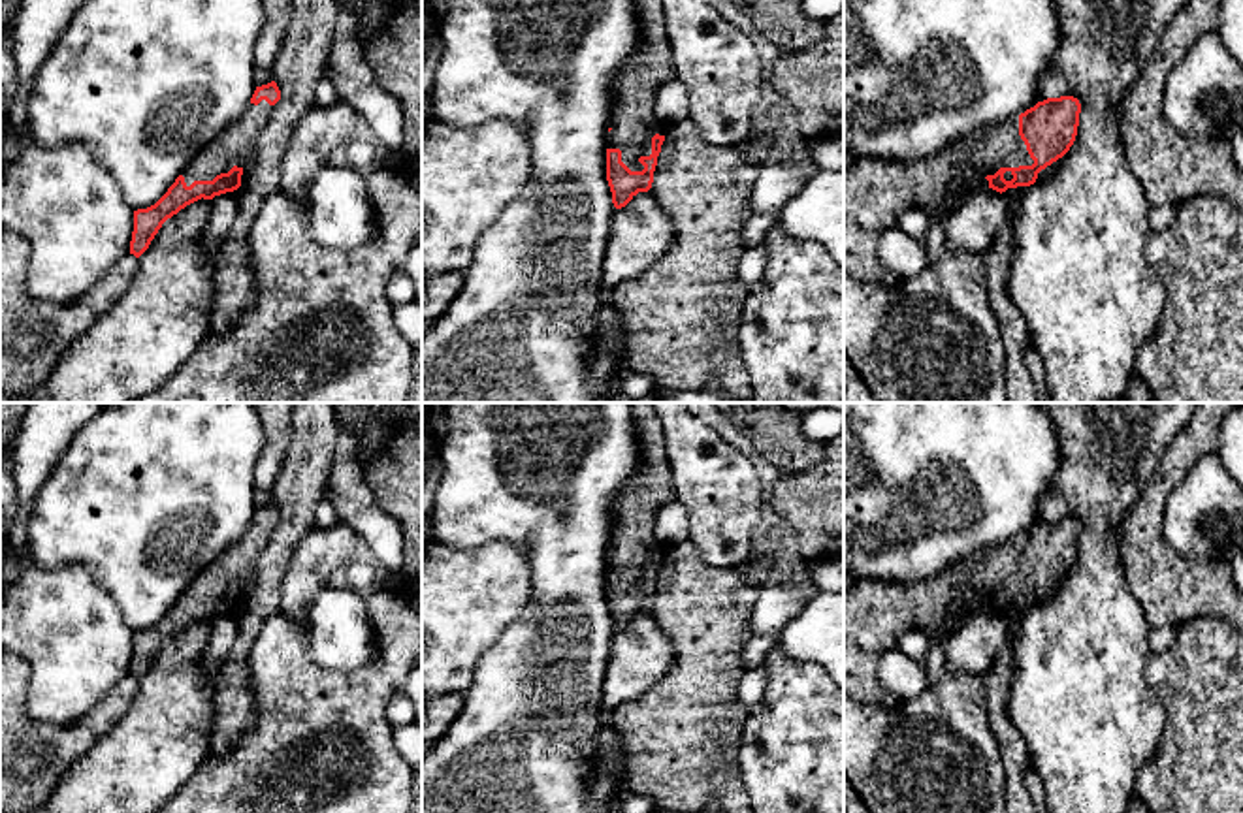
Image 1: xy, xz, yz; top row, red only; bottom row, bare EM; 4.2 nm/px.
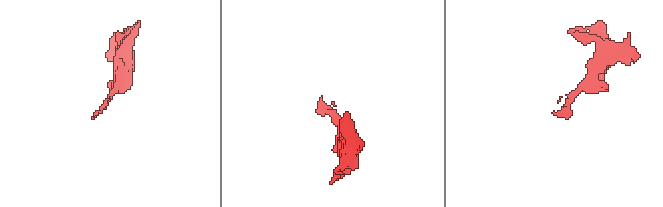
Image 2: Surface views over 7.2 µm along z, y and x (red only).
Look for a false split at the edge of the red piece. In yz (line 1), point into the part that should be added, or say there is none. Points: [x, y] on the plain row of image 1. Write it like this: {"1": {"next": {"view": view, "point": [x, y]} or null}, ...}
{"1": {"next": {"view": "yz", "point": [876, 614]}}}

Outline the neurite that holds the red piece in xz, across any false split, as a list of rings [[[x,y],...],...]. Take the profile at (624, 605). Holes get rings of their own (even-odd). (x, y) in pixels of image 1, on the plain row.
[[[629,403],[638,431],[642,465],[612,504],[606,602],[616,630],[648,614],[669,546],[654,534],[659,510],[676,501],[665,433],[652,403]]]

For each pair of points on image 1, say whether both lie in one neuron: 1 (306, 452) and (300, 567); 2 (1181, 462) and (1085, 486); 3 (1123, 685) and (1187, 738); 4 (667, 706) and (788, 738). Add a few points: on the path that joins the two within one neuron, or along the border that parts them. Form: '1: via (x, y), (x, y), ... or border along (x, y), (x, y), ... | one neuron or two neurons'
1: border along (315, 524), (300, 541), (281, 578) | two neurons
2: border along (1179, 431), (1130, 507) | two neurons
3: border along (1146, 680), (1164, 714), (1161, 742), (1147, 759) | two neurons
4: border along (748, 712), (742, 723), (737, 768) | two neurons

